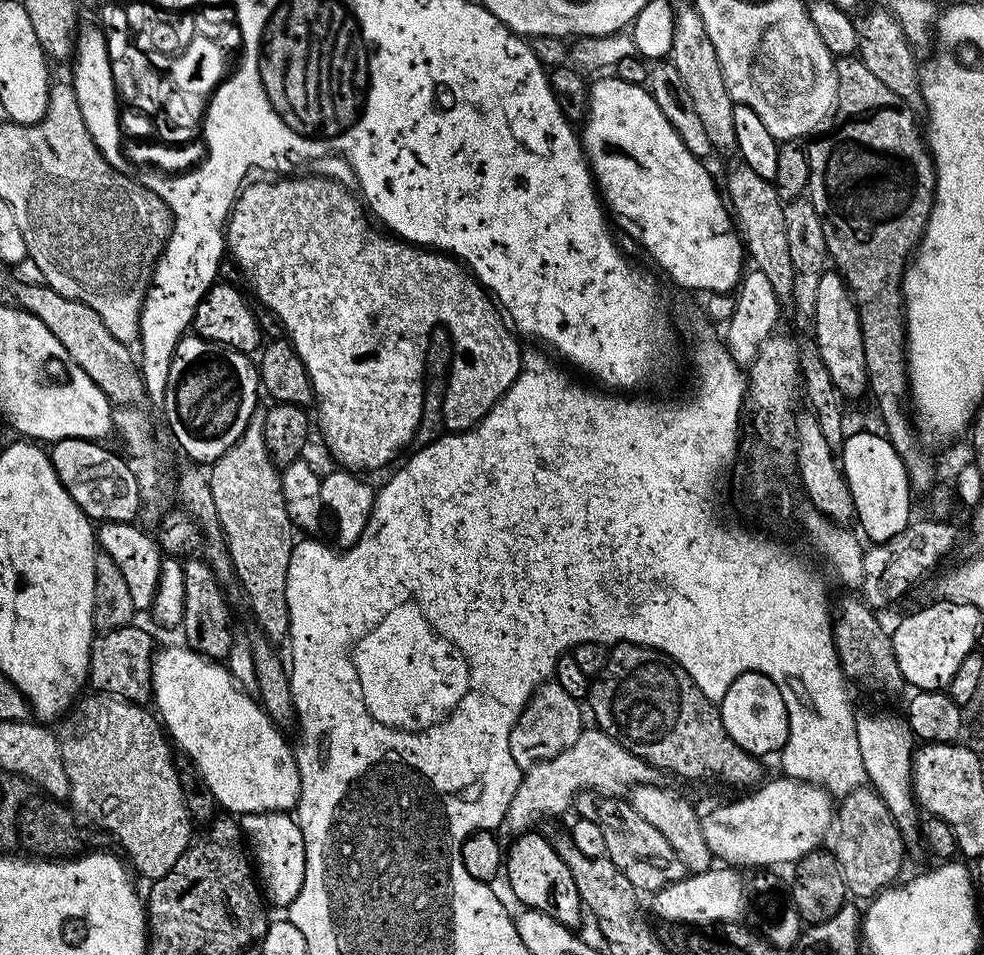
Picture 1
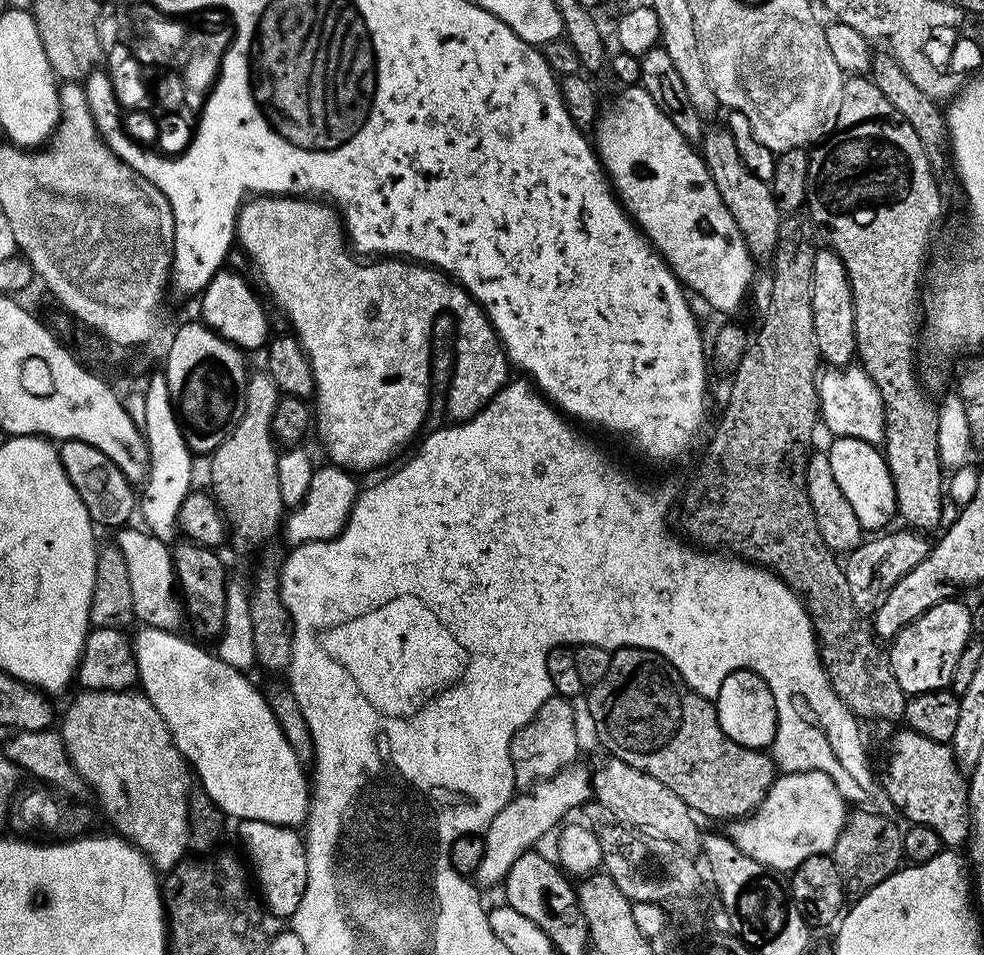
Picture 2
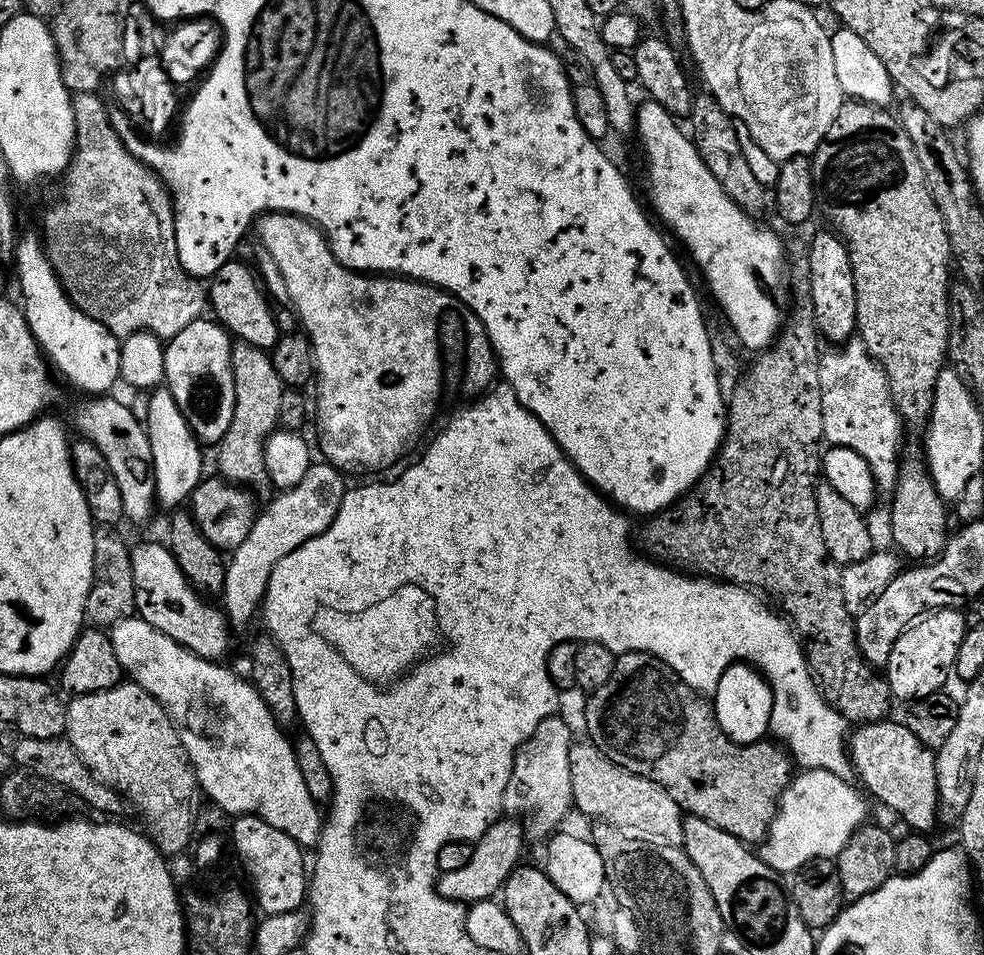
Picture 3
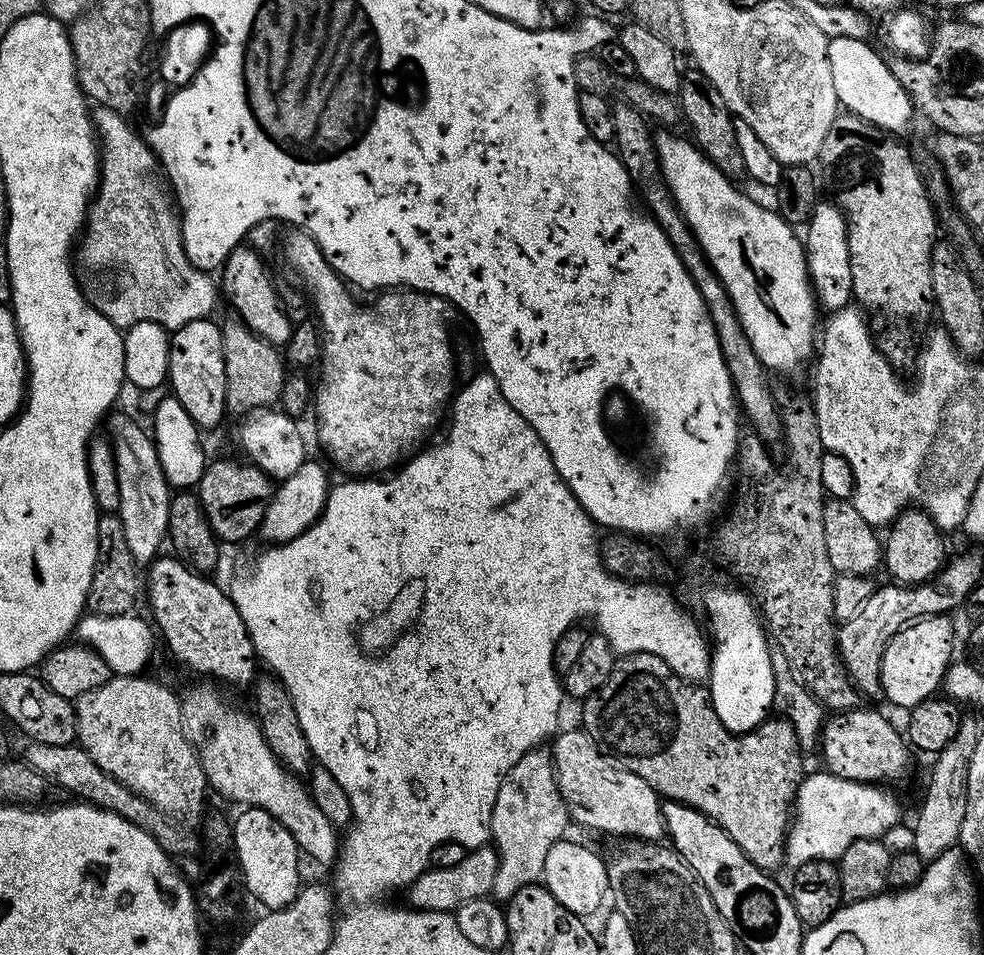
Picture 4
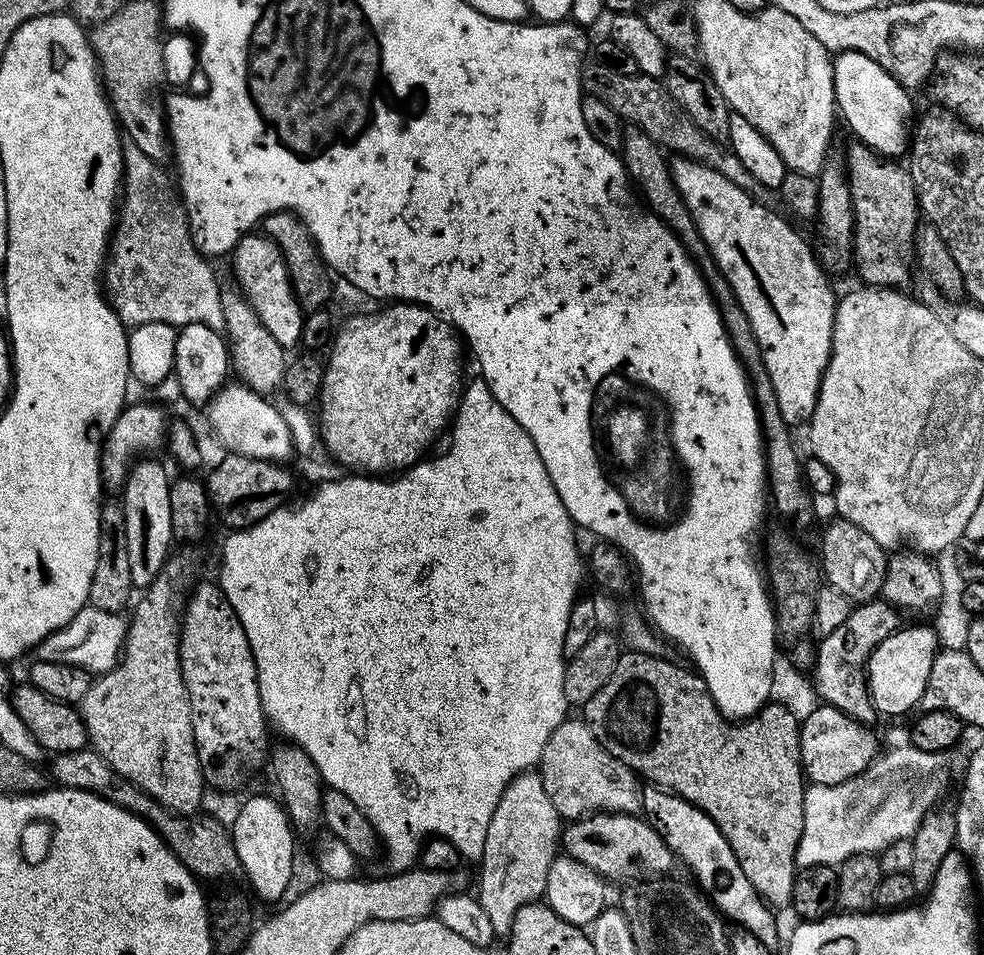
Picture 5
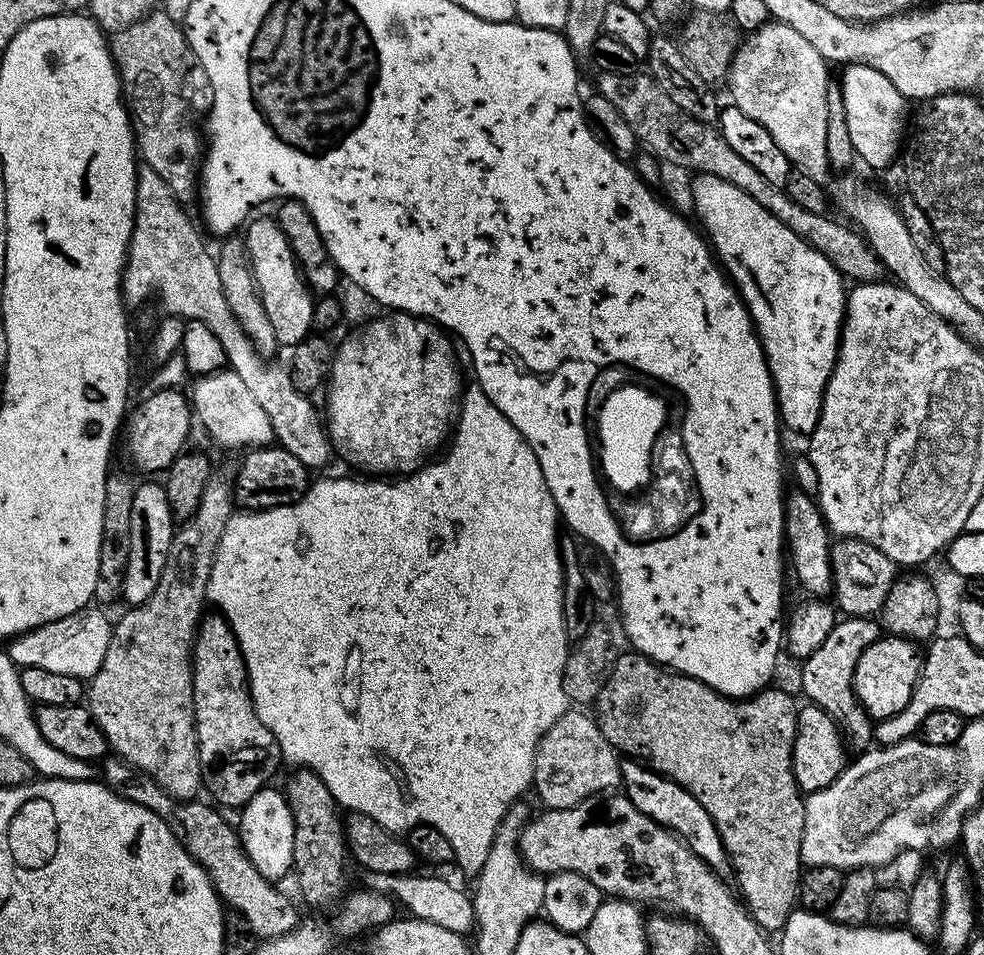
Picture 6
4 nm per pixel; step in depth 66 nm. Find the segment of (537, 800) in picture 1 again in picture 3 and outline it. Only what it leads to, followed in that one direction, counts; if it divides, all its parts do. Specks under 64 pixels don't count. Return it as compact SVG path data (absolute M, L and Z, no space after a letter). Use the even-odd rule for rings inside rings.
M516 818L493 820L472 844L470 862L466 862L466 866L461 866L459 870L439 873L440 895L447 900L459 900L468 906L478 900L493 899L503 889L510 873L521 863L520 851L524 848L524 840L520 837L520 828L522 832L521 821Z

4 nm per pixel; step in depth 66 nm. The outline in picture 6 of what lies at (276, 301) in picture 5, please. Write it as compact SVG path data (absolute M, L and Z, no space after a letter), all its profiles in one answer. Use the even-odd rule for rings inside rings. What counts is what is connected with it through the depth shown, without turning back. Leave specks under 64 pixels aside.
M271 215L255 220L247 225L248 233L243 233L242 239L252 263L262 306L266 306L266 315L274 325L274 334L280 339L281 345L291 346L305 340L313 331L314 296L296 266L296 256L280 225Z

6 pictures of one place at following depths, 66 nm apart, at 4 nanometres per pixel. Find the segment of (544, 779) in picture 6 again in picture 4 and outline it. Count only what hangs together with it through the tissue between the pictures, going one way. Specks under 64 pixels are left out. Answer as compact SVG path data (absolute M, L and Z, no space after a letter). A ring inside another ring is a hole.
M562 732L551 741L550 751L560 797L568 805L569 817L596 832L638 836L642 842L663 841L664 809L661 797L653 788L638 778L634 770L626 770L621 760L605 752L589 732Z

